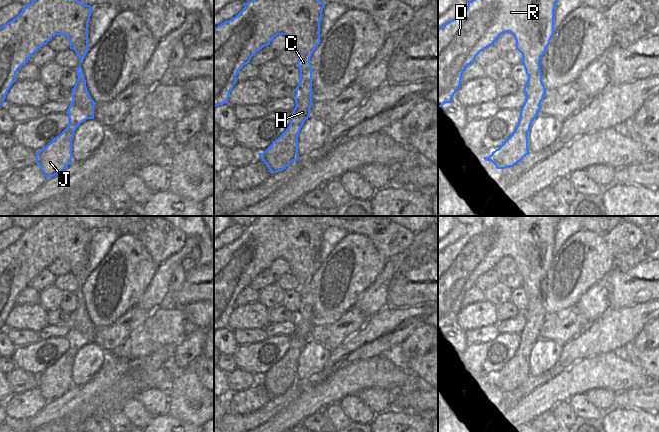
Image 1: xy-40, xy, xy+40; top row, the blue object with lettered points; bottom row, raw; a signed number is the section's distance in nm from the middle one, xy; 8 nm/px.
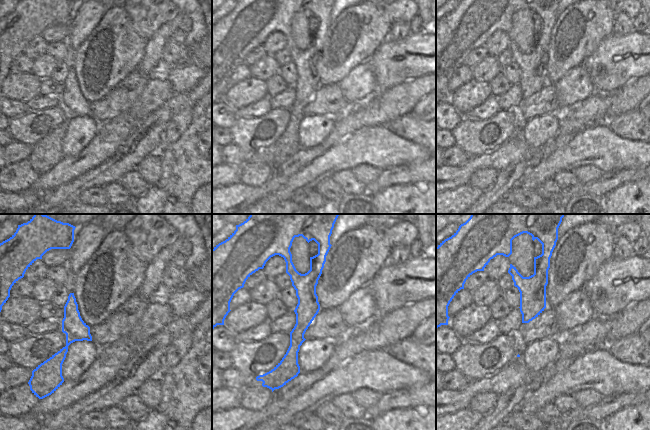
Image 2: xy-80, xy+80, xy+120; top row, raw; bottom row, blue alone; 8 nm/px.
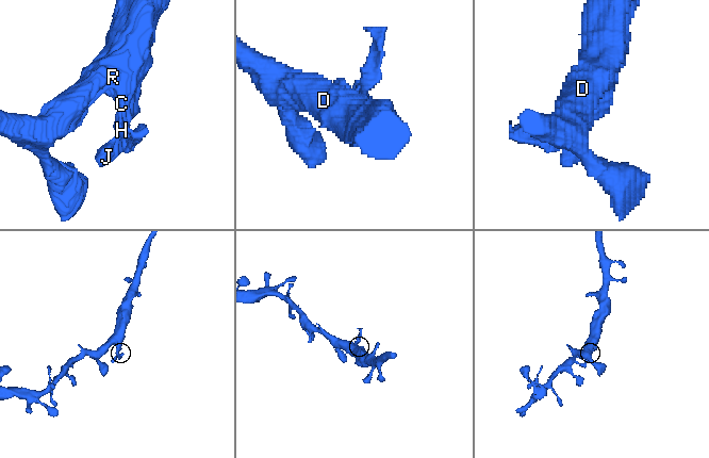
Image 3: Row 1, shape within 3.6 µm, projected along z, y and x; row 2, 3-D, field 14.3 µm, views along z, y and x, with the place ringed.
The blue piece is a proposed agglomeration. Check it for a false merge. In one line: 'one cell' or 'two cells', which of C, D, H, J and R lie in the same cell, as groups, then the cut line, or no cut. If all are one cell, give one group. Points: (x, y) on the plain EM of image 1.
one cell; groups C D H J R; cut none

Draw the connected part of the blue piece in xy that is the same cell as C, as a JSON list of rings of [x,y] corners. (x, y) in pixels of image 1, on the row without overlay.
[[[258,216],[244,232],[231,244],[214,252],[214,332],[228,327],[230,316],[236,308],[238,296],[250,287],[252,280],[277,259],[285,259],[298,280],[300,306],[294,324],[296,330],[288,352],[260,378],[271,397],[286,393],[298,384],[298,358],[304,346],[310,341],[312,330],[312,290],[310,282],[320,268],[320,246],[325,230],[316,216]]]

